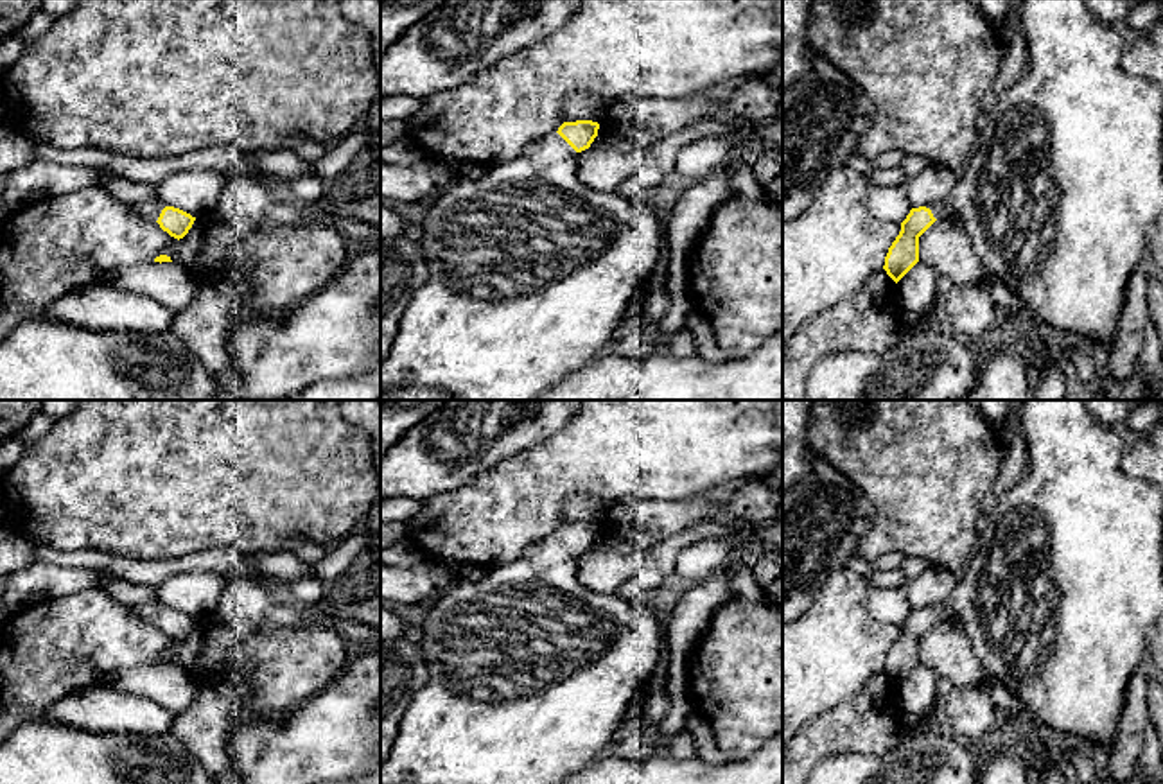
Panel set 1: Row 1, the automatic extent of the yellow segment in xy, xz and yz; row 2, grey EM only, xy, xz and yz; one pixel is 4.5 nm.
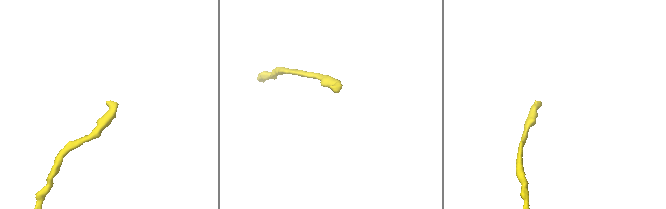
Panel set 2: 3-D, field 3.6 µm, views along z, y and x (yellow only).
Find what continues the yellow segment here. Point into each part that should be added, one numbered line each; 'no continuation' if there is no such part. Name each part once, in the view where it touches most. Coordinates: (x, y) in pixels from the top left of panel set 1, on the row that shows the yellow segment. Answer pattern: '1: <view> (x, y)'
1: xz (530, 271)

